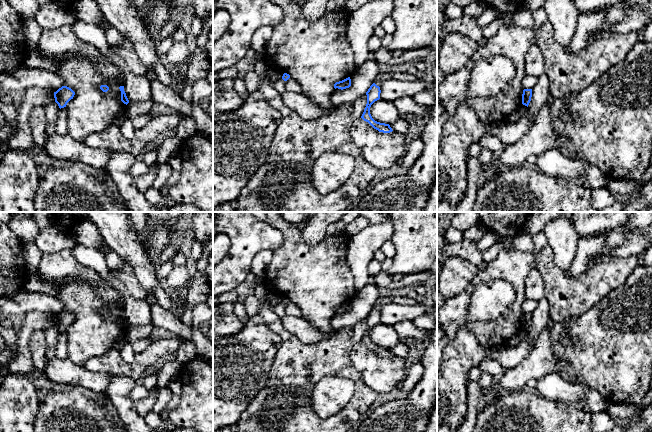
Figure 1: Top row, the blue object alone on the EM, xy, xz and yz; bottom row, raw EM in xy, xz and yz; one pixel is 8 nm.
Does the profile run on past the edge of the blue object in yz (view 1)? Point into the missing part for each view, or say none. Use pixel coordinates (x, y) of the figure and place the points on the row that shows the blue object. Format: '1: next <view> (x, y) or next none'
1: next none

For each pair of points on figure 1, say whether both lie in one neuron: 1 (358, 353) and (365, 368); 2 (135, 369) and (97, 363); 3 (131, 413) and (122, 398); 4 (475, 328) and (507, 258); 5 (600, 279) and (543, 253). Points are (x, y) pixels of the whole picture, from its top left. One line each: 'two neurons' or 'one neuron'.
1: one neuron
2: one neuron
3: one neuron
4: one neuron
5: one neuron

